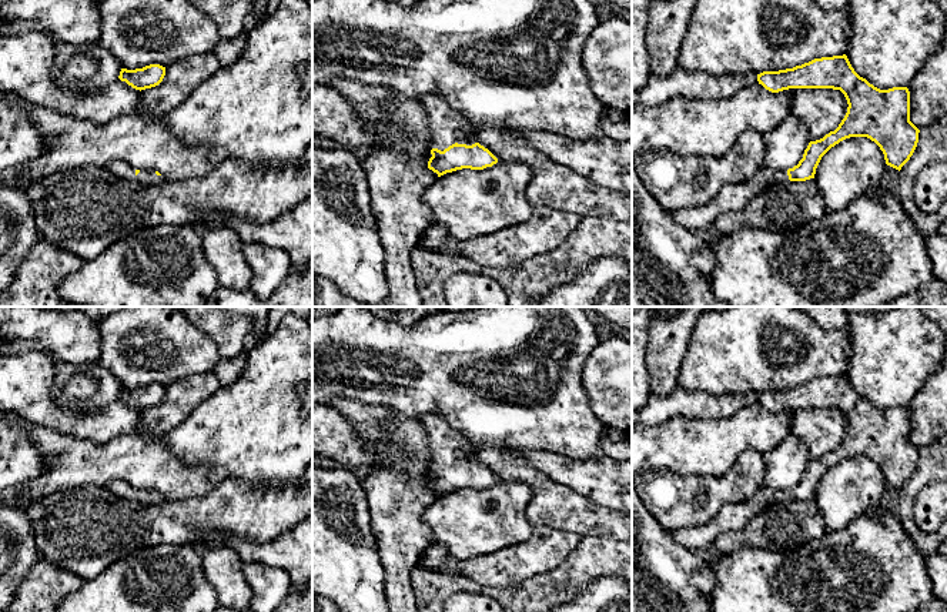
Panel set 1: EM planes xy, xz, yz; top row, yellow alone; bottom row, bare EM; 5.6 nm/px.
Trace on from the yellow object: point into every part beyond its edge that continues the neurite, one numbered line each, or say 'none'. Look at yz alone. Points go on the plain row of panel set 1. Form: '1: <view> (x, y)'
1: yz (733, 517)

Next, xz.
1: xz (447, 445)

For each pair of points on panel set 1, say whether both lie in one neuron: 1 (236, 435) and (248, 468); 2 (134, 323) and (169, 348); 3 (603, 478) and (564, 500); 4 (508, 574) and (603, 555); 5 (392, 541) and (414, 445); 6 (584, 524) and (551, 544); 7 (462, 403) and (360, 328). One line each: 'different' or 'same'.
1: same
2: same
3: different
4: different
5: same
6: different
7: same

